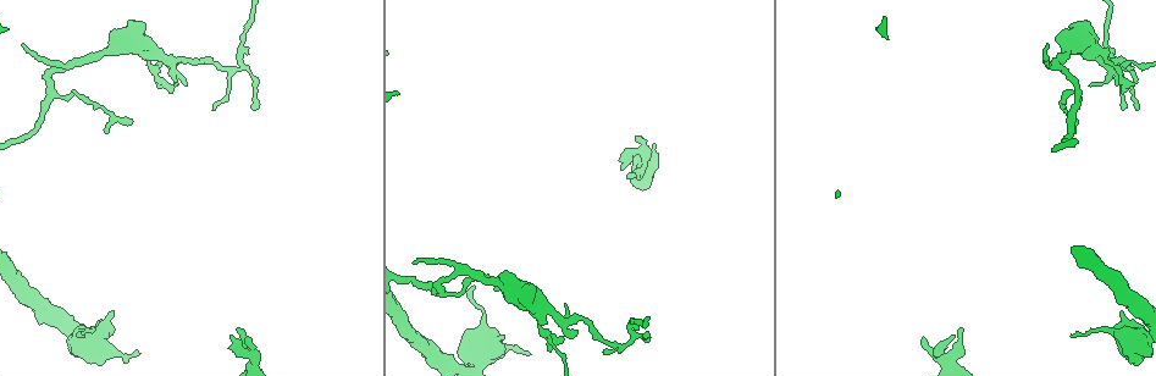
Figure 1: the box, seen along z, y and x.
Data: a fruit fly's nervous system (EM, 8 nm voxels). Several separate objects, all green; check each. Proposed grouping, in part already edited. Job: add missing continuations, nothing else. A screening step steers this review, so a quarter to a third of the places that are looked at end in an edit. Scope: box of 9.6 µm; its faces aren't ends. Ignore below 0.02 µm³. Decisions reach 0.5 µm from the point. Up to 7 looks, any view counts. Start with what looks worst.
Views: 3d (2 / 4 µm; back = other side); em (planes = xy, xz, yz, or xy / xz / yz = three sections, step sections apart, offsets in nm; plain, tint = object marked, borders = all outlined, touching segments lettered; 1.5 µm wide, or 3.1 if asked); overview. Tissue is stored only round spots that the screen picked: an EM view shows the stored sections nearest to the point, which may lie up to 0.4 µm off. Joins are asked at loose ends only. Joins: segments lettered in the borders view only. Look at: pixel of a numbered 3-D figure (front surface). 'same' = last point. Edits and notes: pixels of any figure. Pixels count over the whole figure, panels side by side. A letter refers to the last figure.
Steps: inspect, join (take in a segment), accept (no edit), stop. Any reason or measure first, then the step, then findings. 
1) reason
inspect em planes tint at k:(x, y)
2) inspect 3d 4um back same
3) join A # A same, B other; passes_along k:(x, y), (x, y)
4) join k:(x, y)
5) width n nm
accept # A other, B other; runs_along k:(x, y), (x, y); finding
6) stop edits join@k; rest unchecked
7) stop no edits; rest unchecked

tapers out
inspect 3d 2um at 1:(411, 262)

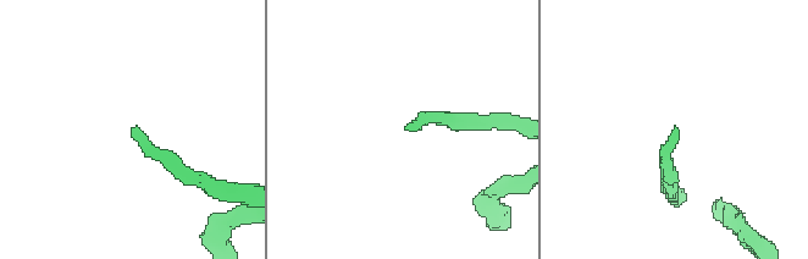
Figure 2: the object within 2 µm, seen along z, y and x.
shape alone is not enough
inspect em planes borders at 2:(674, 125)

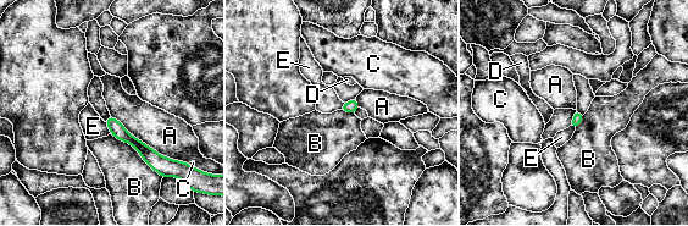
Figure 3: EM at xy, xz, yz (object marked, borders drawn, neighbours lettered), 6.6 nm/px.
width 70 nm
accept # A other, B other, C other, D other, E other; runs_along 3:(110, 121), (151, 158), (160, 159); no lettered segment goes on from it

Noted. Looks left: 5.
tapers out
inspect em yz step 8 tint at 1:(529, 353)

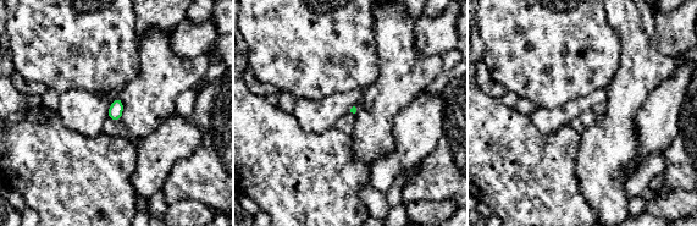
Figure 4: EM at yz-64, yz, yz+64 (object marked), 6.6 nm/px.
inspect em planes borders same

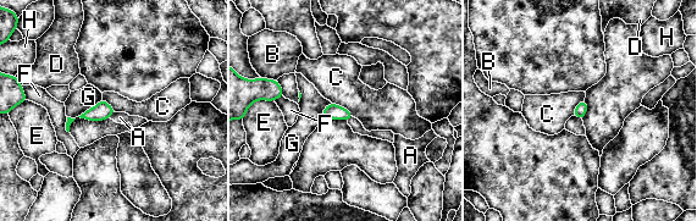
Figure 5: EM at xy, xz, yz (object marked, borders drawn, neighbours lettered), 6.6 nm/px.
longest_contact G 200 nm
accept # A other, B other, C other, D other, E other, F other, G other, H other; none of them fits

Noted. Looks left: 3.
an open end
inspect 3d 2um at 1:(129, 124)

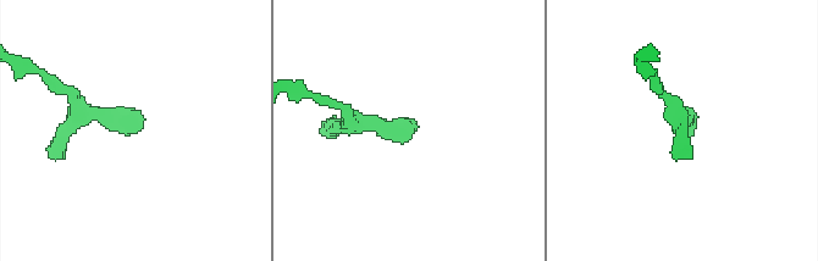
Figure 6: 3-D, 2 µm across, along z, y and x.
need the tissue
inspect em planes borders at 6:(140, 130)

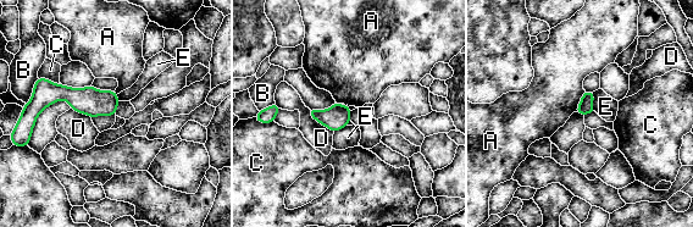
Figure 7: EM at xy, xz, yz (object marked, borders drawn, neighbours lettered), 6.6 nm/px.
accept # A other, B other, C other, D other, E other; runs_along 7:(43, 100), (70, 94), (115, 103); none of them fits

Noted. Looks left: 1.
stop no edits; rest unchecked

